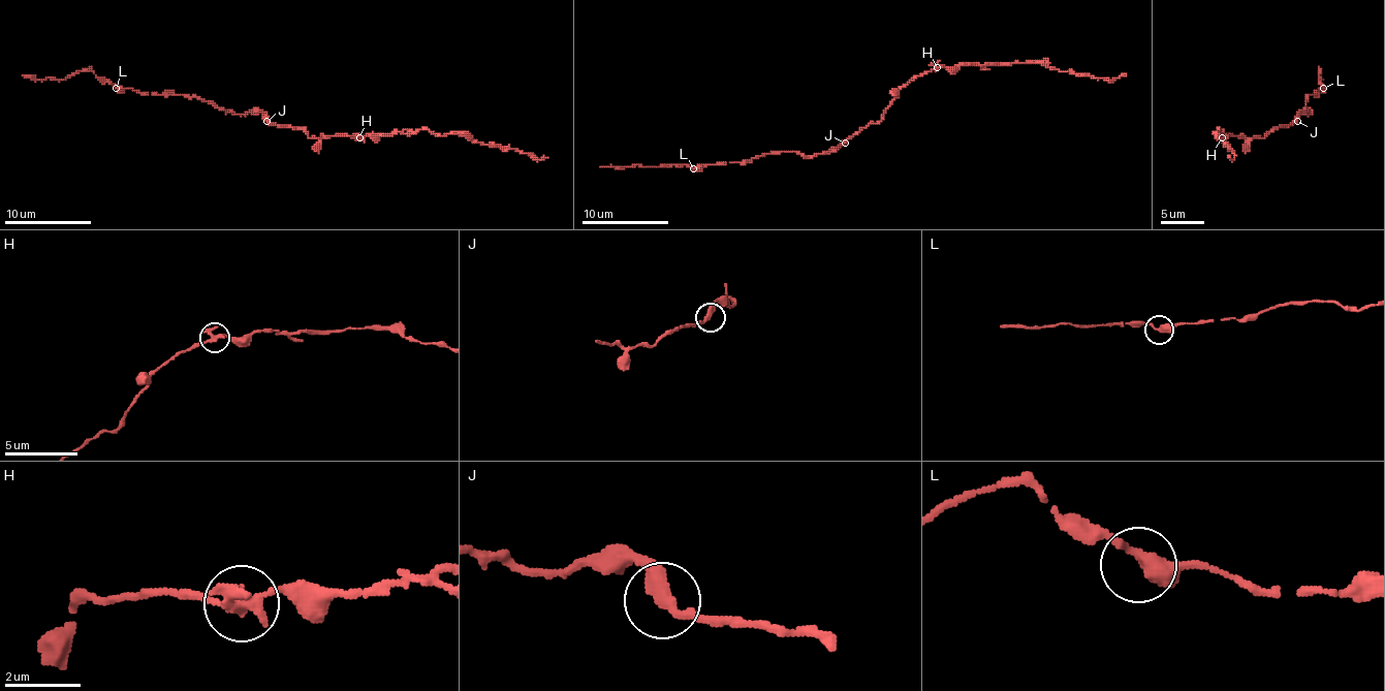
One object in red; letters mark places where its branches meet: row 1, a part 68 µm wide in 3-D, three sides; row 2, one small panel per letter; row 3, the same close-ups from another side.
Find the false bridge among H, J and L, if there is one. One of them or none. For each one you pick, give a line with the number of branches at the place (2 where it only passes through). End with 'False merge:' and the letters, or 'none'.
False merge: none

